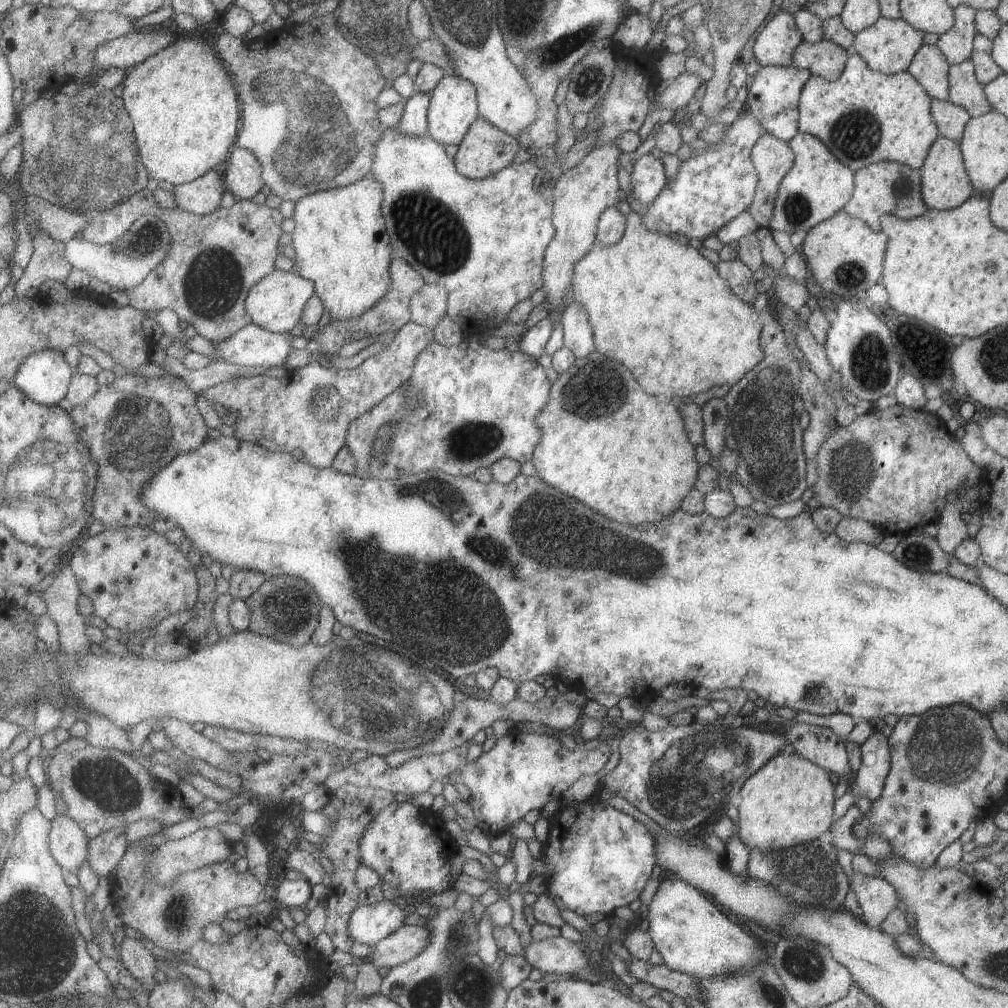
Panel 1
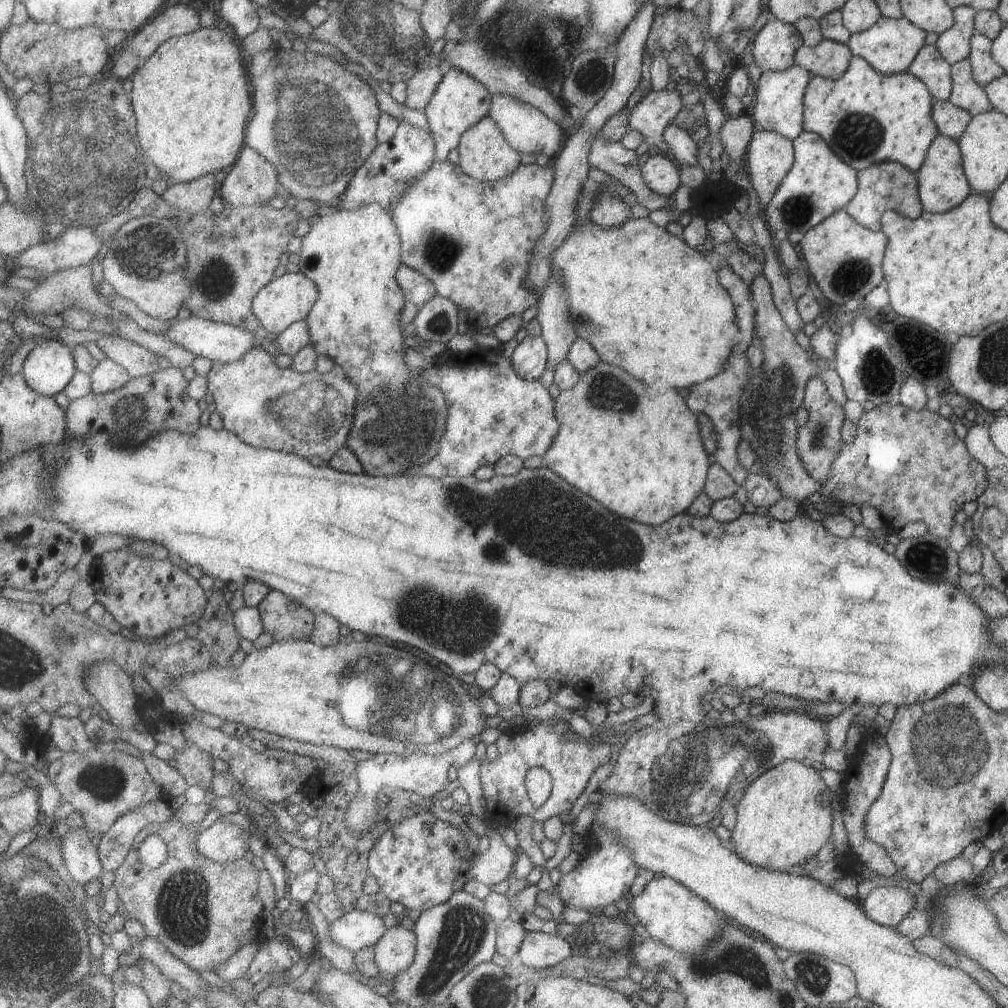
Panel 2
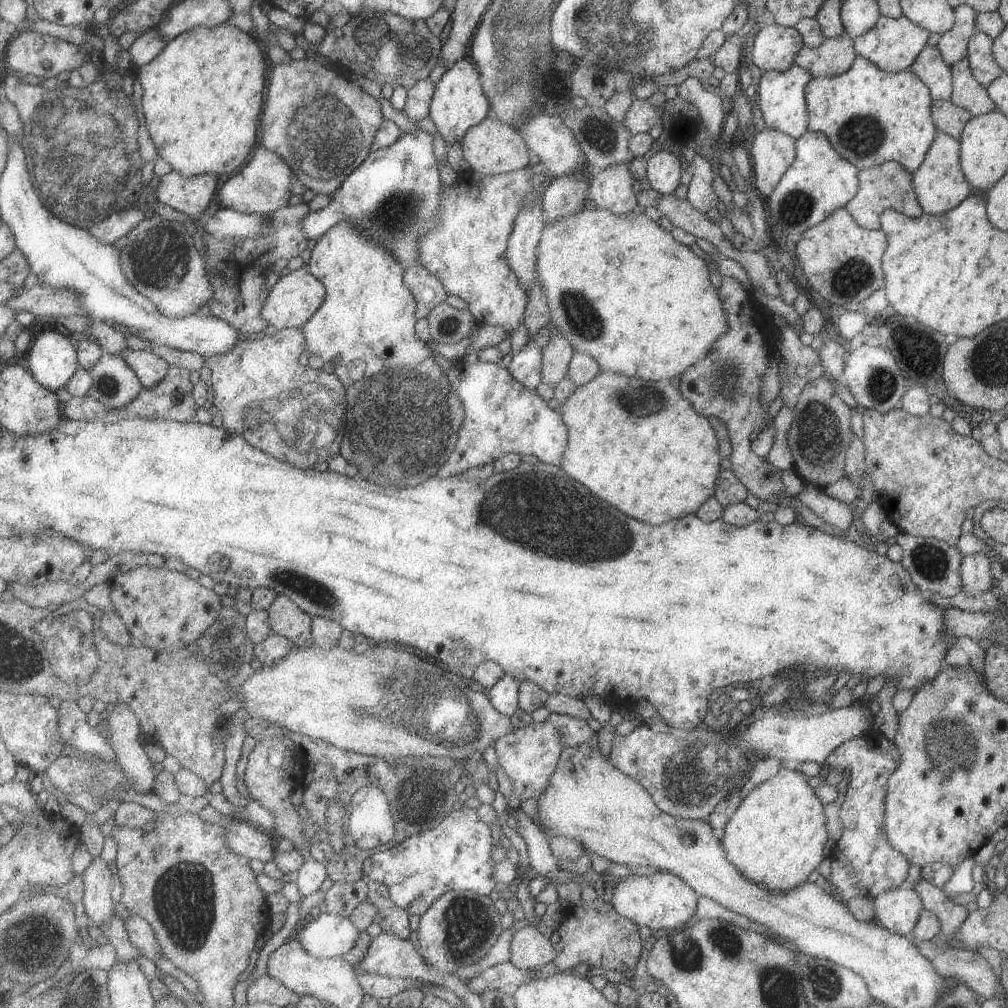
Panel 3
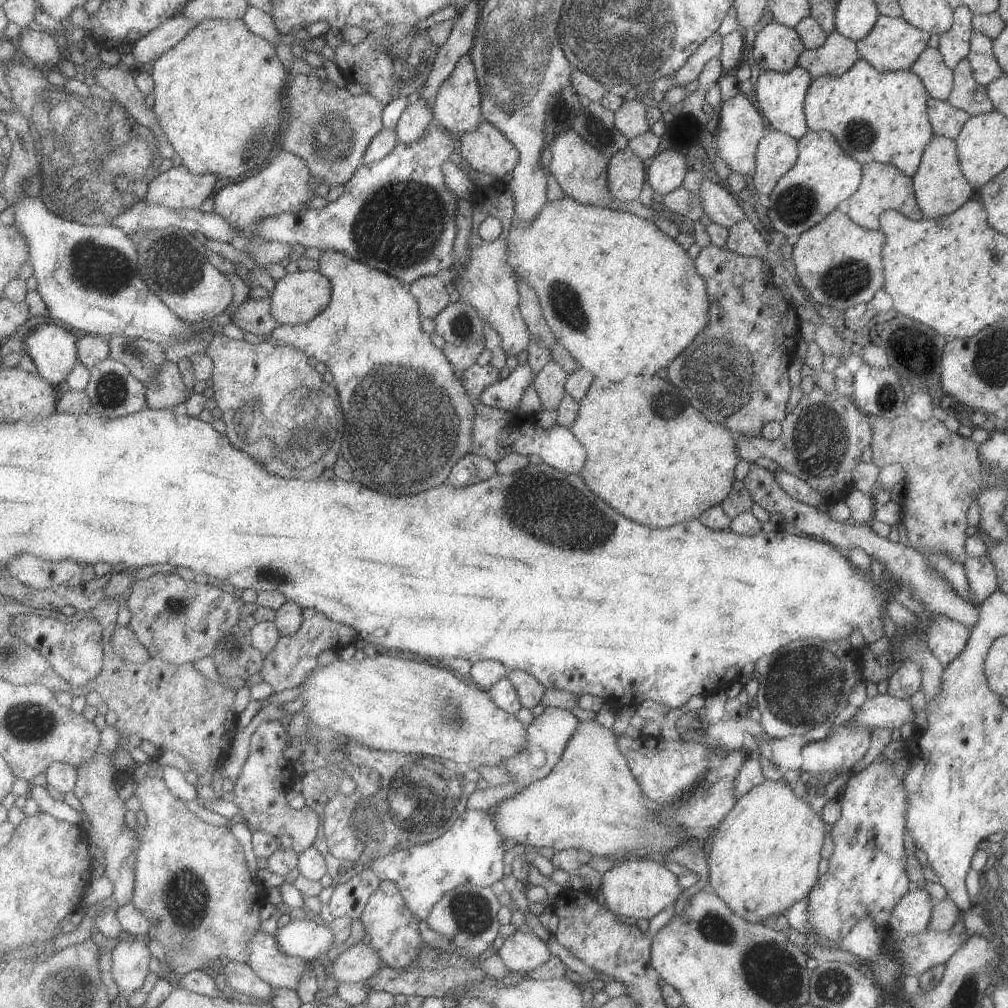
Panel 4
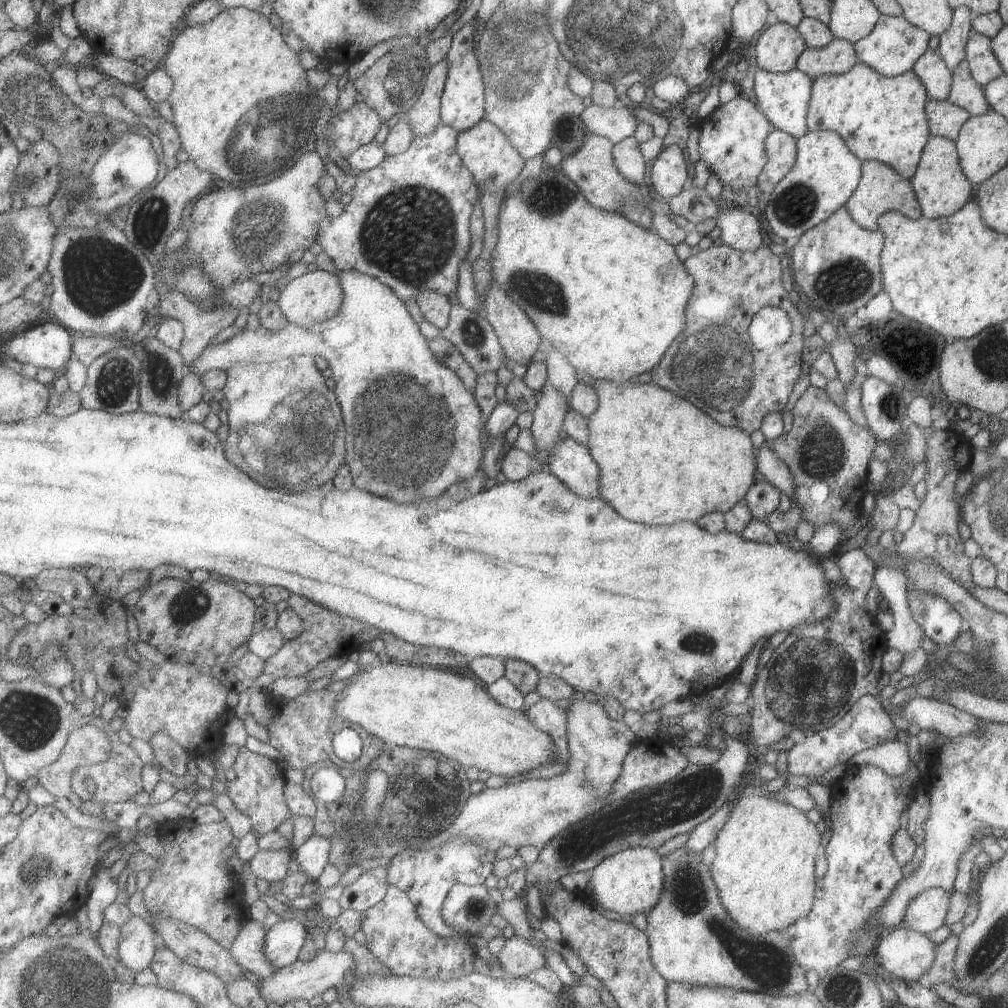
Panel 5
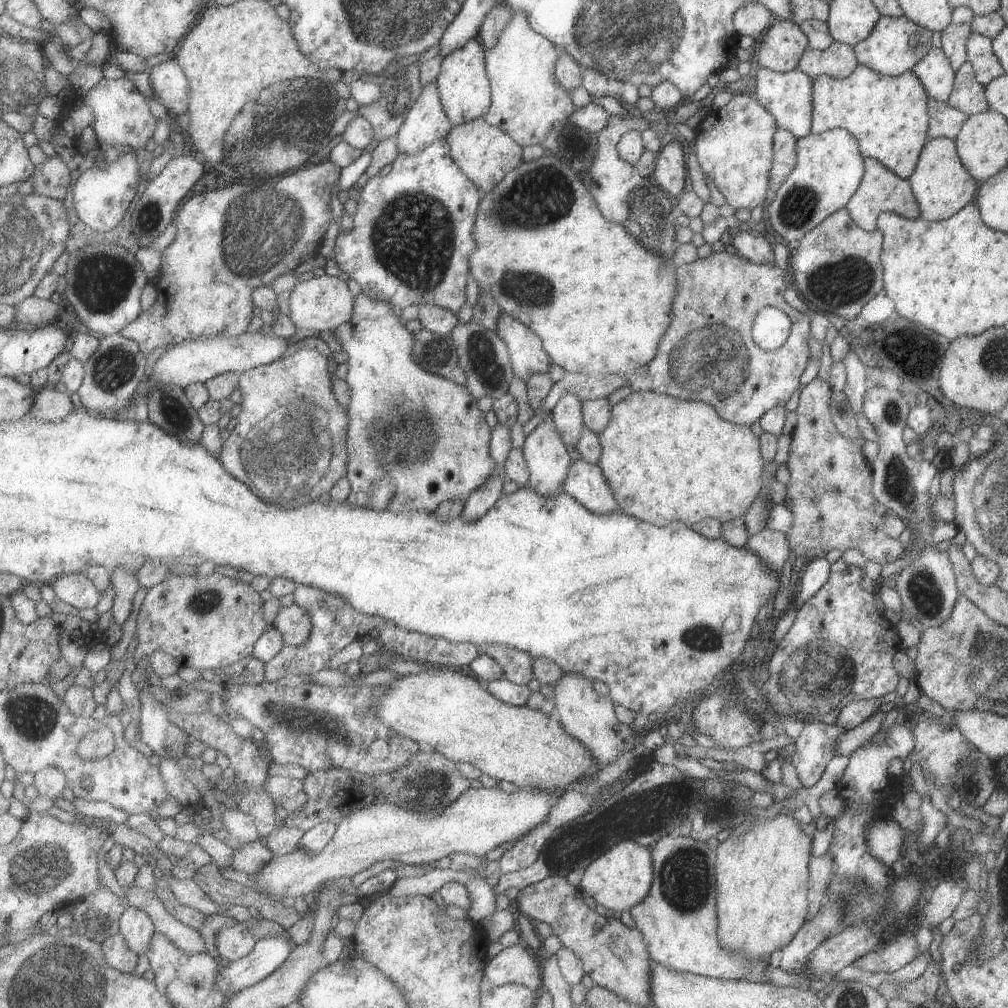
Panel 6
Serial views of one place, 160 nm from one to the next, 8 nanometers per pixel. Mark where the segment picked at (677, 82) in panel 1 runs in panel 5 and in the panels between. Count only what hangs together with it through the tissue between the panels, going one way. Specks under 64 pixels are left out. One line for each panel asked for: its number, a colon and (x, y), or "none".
2: (649, 117)
3: (641, 116)
4: (629, 118)
5: (616, 123)

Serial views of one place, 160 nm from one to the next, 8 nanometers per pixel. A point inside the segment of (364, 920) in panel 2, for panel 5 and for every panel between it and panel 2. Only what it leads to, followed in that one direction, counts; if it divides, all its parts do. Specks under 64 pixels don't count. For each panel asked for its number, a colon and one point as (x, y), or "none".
3: (328, 935)
4: (308, 939)
5: (286, 939)

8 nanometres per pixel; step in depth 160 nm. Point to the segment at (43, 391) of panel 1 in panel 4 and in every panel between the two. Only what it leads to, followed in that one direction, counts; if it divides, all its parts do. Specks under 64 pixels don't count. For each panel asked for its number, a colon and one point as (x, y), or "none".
2: (49, 367)
3: (53, 360)
4: (53, 348)

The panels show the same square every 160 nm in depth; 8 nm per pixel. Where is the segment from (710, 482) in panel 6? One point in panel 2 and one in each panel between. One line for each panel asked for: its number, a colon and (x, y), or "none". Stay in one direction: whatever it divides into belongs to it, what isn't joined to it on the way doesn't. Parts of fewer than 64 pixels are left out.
2: (646, 462)
3: (641, 447)
4: (652, 457)
5: (660, 460)

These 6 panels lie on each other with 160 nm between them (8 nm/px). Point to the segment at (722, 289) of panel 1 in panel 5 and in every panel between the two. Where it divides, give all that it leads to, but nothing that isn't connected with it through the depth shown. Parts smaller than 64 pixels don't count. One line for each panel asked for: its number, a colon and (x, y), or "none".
2: (647, 302)
3: (621, 289)
4: (621, 297)
5: (610, 296)

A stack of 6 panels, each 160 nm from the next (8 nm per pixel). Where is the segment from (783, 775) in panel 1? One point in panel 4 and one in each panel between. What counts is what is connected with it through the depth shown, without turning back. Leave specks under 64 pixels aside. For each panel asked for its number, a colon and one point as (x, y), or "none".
2: (784, 817)
3: (776, 837)
4: (764, 857)

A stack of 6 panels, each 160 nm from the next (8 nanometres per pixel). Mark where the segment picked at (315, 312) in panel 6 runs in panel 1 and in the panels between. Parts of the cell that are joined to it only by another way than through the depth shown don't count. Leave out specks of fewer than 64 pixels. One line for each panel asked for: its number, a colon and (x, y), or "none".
1: (276, 303)
2: (285, 300)
3: (294, 300)
4: (298, 298)
5: (314, 297)

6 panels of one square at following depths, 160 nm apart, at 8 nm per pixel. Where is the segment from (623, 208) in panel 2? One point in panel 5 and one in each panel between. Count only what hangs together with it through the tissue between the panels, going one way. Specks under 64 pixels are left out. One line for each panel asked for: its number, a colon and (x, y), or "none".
3: (611, 189)
4: (625, 174)
5: (626, 155)

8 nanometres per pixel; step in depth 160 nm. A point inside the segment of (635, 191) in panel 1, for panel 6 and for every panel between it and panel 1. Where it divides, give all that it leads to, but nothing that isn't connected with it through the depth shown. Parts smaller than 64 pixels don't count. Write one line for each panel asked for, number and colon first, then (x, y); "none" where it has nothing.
2: (658, 172)
3: (663, 175)
4: (665, 173)
5: (668, 176)
6: (670, 170)

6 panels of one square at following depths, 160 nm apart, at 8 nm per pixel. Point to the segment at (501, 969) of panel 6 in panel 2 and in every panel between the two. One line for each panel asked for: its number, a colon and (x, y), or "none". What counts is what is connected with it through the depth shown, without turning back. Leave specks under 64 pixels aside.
2: (539, 950)
3: (529, 950)
4: (521, 951)
5: (517, 957)

